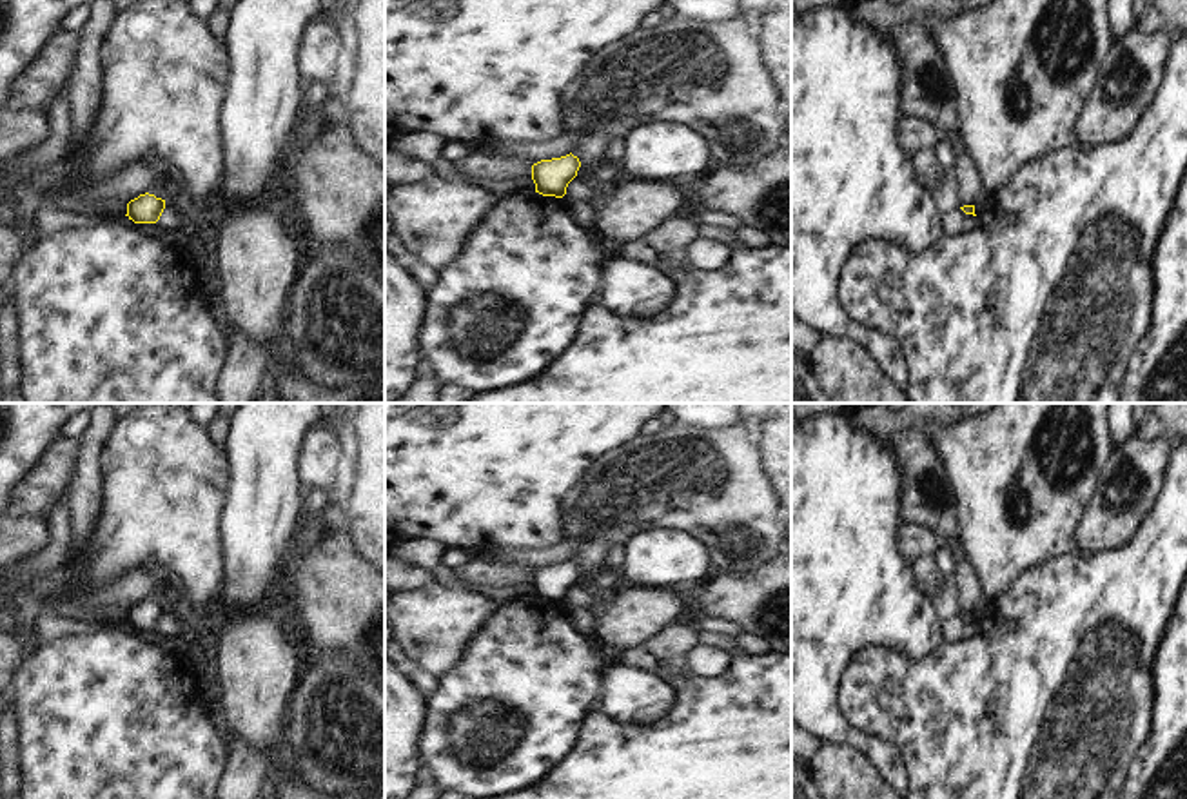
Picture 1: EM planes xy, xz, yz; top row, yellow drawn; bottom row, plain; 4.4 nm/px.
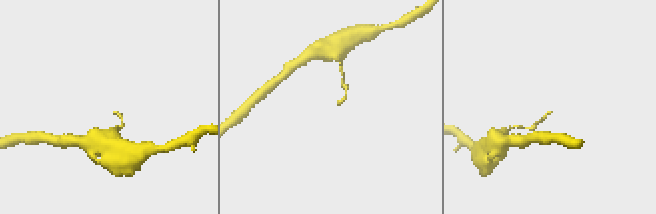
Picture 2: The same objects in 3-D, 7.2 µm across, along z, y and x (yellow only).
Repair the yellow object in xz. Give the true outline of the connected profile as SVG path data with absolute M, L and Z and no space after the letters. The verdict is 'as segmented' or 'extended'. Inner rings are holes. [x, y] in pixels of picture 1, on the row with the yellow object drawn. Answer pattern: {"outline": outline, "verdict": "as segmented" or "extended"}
{"outline": "M572 153L561 158L541 160L532 165L535 192L563 198L568 183L577 176L581 162Z", "verdict": "as segmented"}

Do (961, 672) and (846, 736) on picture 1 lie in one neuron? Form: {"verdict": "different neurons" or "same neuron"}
{"verdict": "different neurons"}

